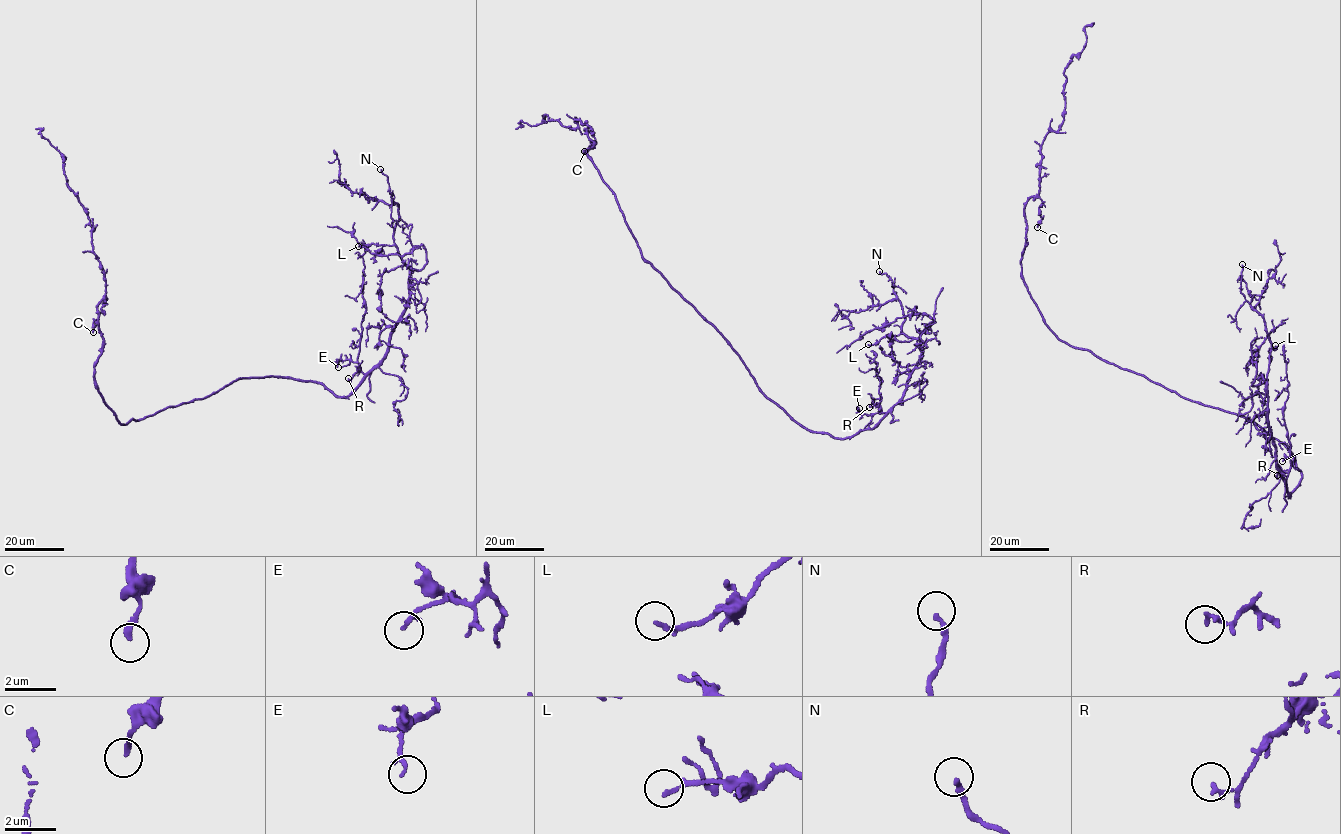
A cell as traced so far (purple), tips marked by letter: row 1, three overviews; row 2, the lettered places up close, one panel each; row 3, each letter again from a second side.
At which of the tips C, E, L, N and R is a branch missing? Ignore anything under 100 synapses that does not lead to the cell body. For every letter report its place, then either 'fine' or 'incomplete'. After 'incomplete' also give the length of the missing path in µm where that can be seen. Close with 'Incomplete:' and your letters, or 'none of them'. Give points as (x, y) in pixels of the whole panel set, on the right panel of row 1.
C: place (1037, 227); fine
E: place (1282, 461); fine
L: place (1275, 345); fine
N: place (1242, 264); fine
R: place (1277, 475); fine
Incomplete: none of them

